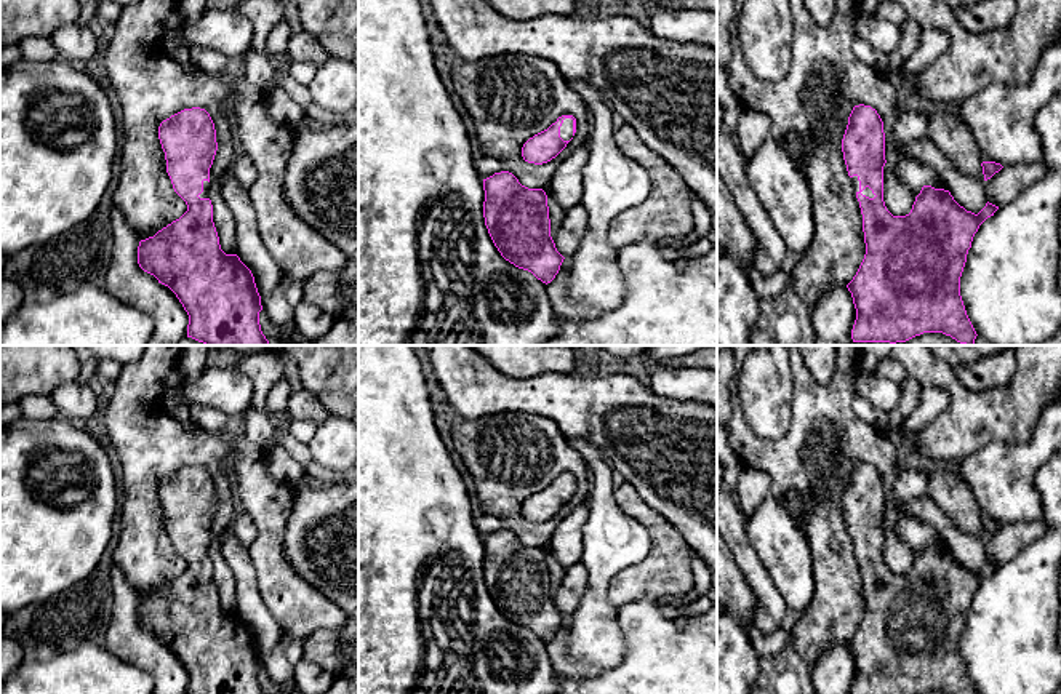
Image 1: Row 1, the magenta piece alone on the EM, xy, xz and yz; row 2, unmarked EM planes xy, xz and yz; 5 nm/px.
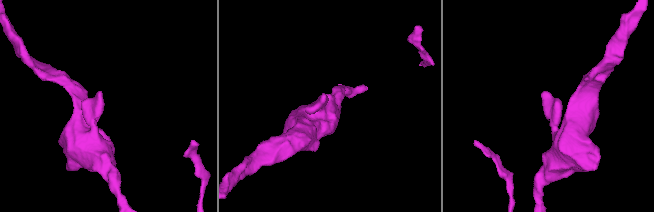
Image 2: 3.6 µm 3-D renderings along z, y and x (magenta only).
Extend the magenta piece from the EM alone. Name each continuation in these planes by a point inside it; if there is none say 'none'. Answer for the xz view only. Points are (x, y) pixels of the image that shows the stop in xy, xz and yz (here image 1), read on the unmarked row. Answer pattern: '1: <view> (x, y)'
1: xz (567, 485)

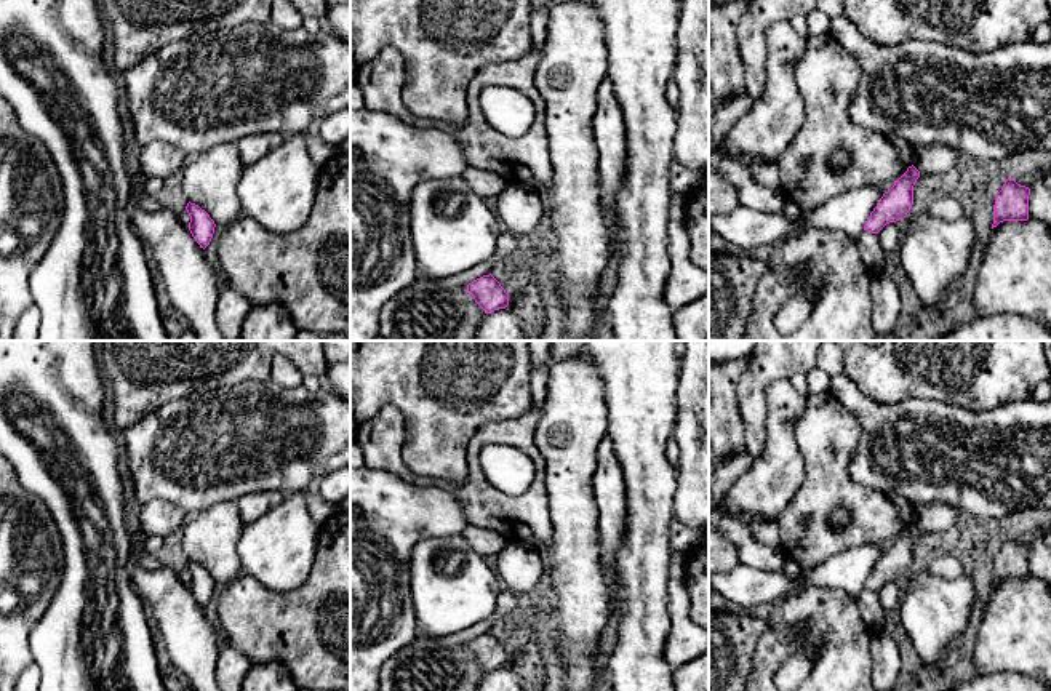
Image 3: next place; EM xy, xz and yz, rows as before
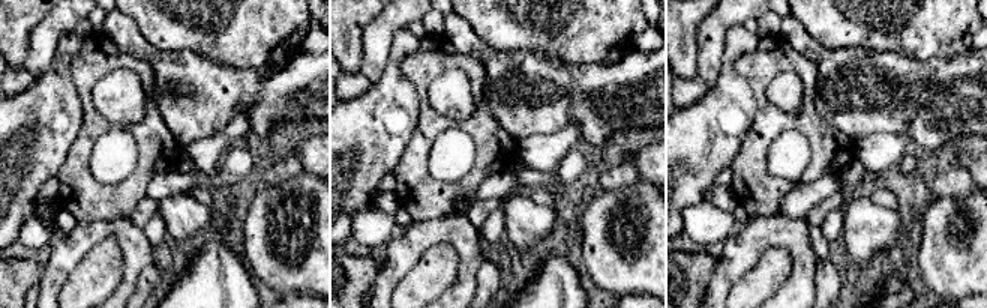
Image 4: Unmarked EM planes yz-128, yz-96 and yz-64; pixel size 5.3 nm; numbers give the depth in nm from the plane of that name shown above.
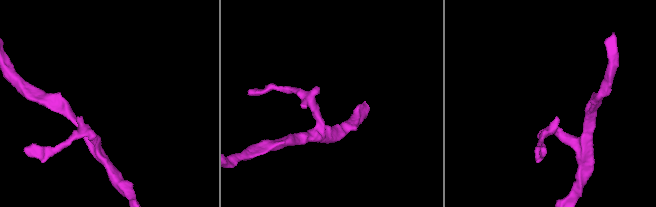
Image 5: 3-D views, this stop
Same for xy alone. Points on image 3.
none

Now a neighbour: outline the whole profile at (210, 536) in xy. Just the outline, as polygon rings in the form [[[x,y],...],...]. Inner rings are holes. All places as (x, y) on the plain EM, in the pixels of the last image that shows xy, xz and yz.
[[[221,502],[187,515],[182,525],[182,550],[190,561],[205,568],[218,584],[243,574],[237,544],[245,521],[237,502]]]

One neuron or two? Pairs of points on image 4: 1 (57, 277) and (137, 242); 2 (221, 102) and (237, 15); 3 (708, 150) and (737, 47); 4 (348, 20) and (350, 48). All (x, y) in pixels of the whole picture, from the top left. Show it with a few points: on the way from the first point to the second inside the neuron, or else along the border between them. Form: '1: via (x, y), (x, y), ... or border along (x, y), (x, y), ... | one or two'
1: via (71, 254), (92, 233), (114, 230) | one
2: border along (195, 53), (236, 68), (264, 66) | two
3: via (716, 125), (728, 107), (728, 72) | one
4: via (348, 27), (348, 41) | one

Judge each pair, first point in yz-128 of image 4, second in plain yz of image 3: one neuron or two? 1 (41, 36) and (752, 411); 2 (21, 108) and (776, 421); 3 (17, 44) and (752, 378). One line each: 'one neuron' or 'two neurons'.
1: one neuron
2: one neuron
3: two neurons

